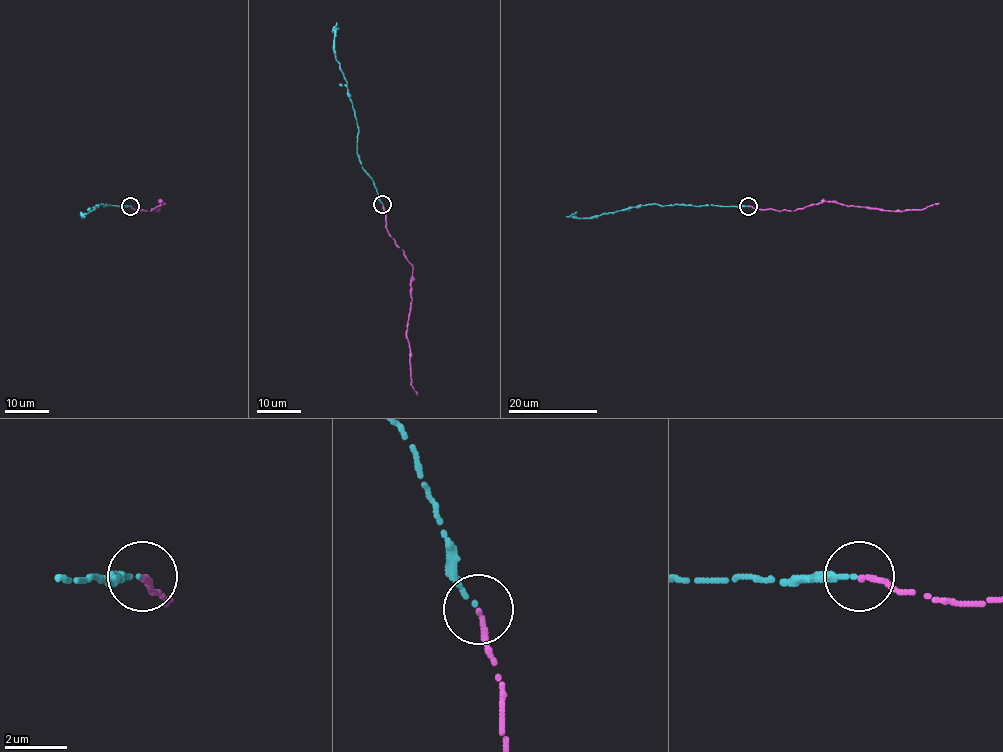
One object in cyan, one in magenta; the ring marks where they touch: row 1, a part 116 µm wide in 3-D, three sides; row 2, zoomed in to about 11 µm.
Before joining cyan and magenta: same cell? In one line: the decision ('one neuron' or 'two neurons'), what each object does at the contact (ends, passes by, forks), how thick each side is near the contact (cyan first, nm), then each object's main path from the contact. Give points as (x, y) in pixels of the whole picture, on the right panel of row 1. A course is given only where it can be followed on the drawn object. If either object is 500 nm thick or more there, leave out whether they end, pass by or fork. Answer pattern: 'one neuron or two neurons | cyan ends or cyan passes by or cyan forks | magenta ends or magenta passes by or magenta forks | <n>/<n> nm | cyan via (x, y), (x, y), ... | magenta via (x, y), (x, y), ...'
one neuron | cyan ends | magenta ends | 140/190 nm | cyan via (748, 205), (653, 203), (590, 218), (567, 217) | magenta via (748, 205), (762, 210), (794, 211), (824, 201), (836, 201), (891, 211), (922, 210), (938, 203)

